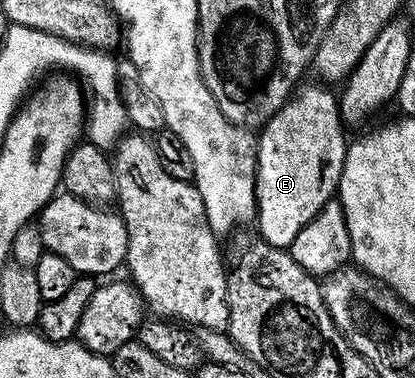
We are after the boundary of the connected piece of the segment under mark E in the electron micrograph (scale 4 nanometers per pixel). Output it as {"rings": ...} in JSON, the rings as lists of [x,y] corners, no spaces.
{"rings":[[[318,85],[300,89],[257,134],[255,208],[258,237],[271,246],[290,248],[297,232],[321,212],[326,202],[336,197],[339,189],[349,138],[343,135],[345,123],[339,116],[336,91]]]}

